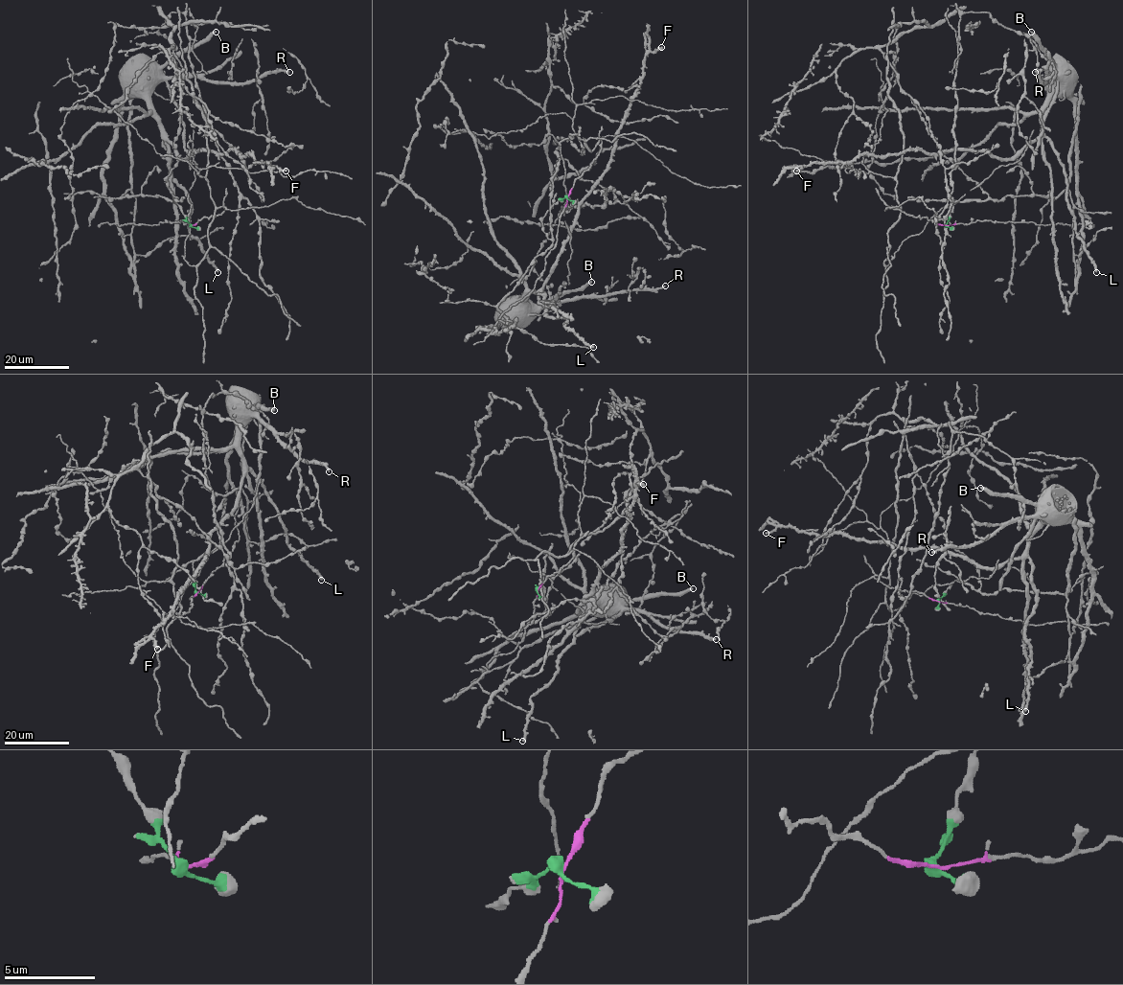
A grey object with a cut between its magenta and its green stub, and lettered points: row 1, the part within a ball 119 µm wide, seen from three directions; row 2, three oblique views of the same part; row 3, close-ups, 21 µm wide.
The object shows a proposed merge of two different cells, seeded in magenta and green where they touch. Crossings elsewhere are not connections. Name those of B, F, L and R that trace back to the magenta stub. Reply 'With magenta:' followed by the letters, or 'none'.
With magenta: none

